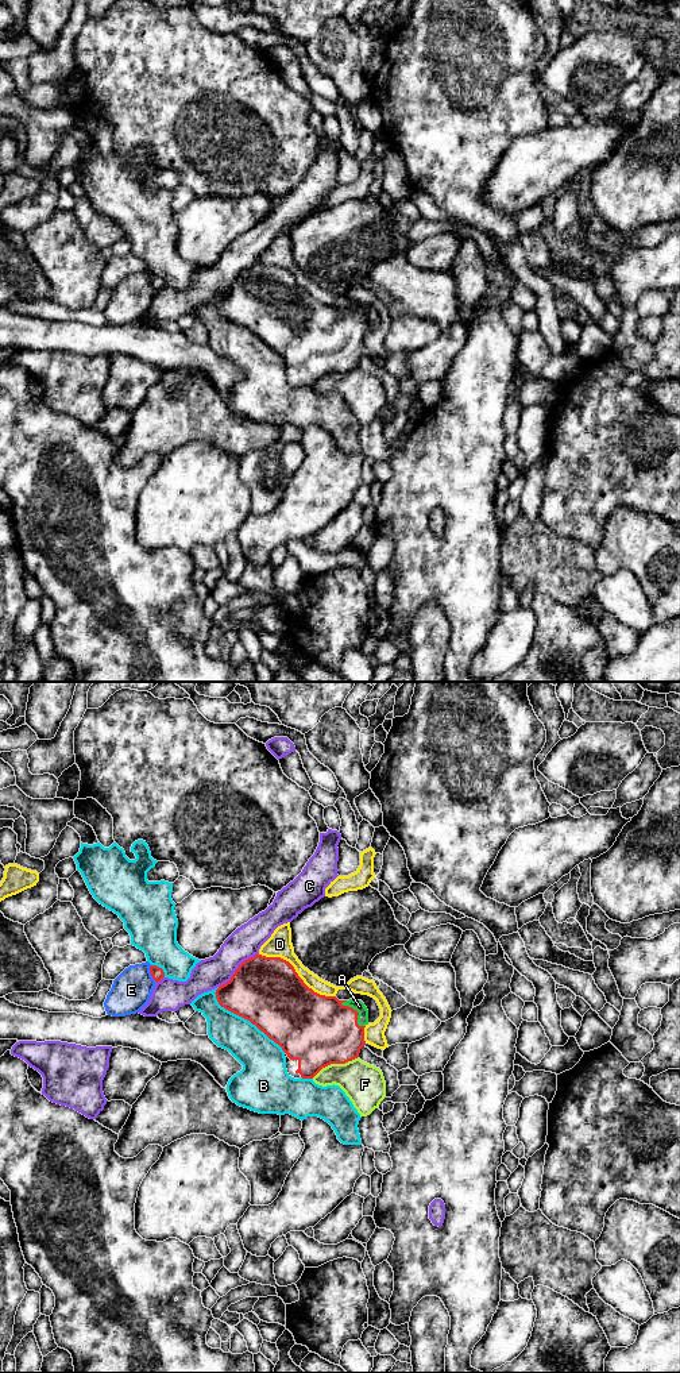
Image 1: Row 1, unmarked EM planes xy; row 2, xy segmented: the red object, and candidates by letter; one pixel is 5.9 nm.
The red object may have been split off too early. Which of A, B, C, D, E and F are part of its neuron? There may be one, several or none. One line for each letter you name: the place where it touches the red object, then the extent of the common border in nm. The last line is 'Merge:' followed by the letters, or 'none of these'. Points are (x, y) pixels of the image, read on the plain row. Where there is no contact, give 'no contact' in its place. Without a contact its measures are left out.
A: xy (358, 321) | 200 nm
Merge: A

